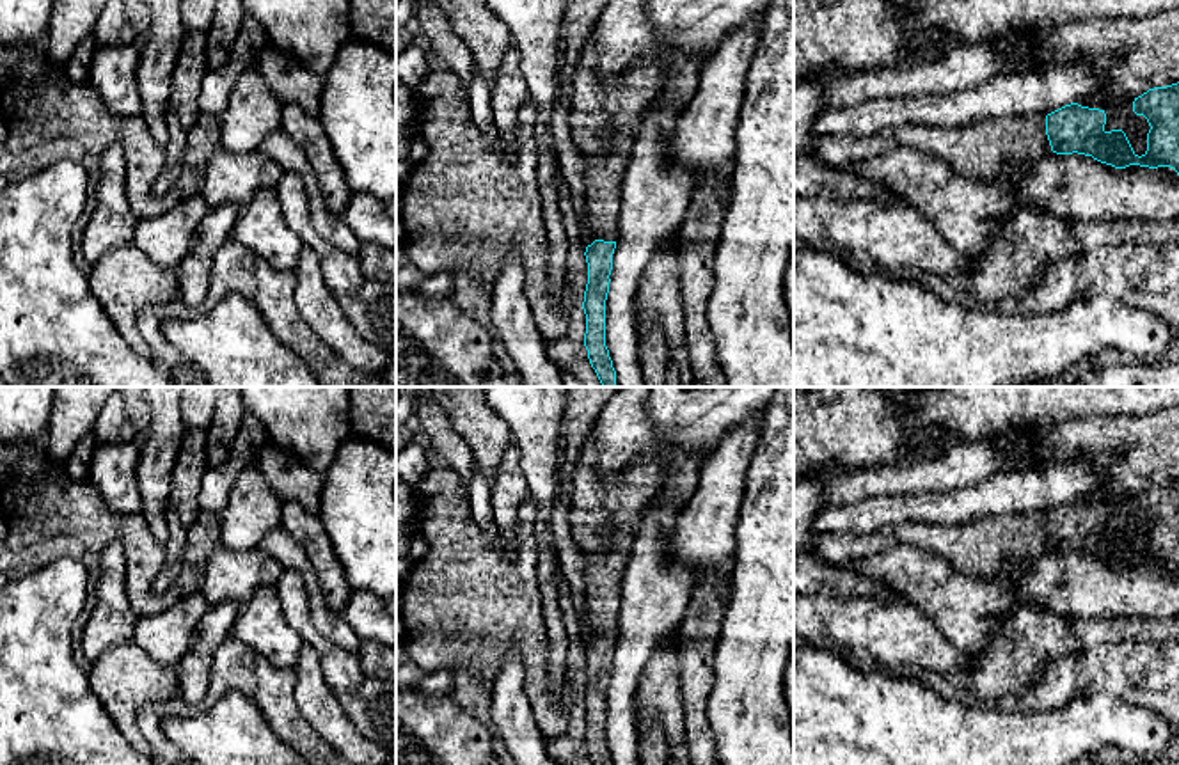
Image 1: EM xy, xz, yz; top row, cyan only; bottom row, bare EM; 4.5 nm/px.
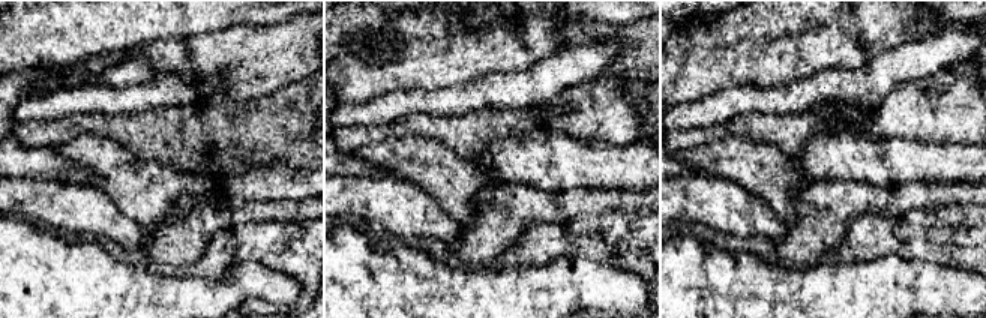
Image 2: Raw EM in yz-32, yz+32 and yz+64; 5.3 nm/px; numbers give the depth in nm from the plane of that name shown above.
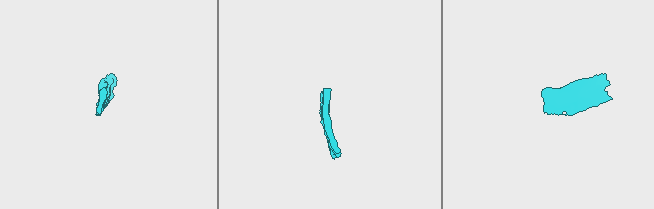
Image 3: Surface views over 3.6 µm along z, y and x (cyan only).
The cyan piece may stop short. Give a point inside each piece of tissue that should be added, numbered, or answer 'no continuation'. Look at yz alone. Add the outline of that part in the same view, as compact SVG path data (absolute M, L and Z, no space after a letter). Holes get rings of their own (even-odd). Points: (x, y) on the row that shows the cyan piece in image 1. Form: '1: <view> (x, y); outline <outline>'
1: yz (982, 149); outline M1046 115L996 117L957 128L902 124L868 137L827 135L815 140L811 154L843 167L900 147L930 153L969 179L1003 179L1010 162L1035 162L1051 153Z

